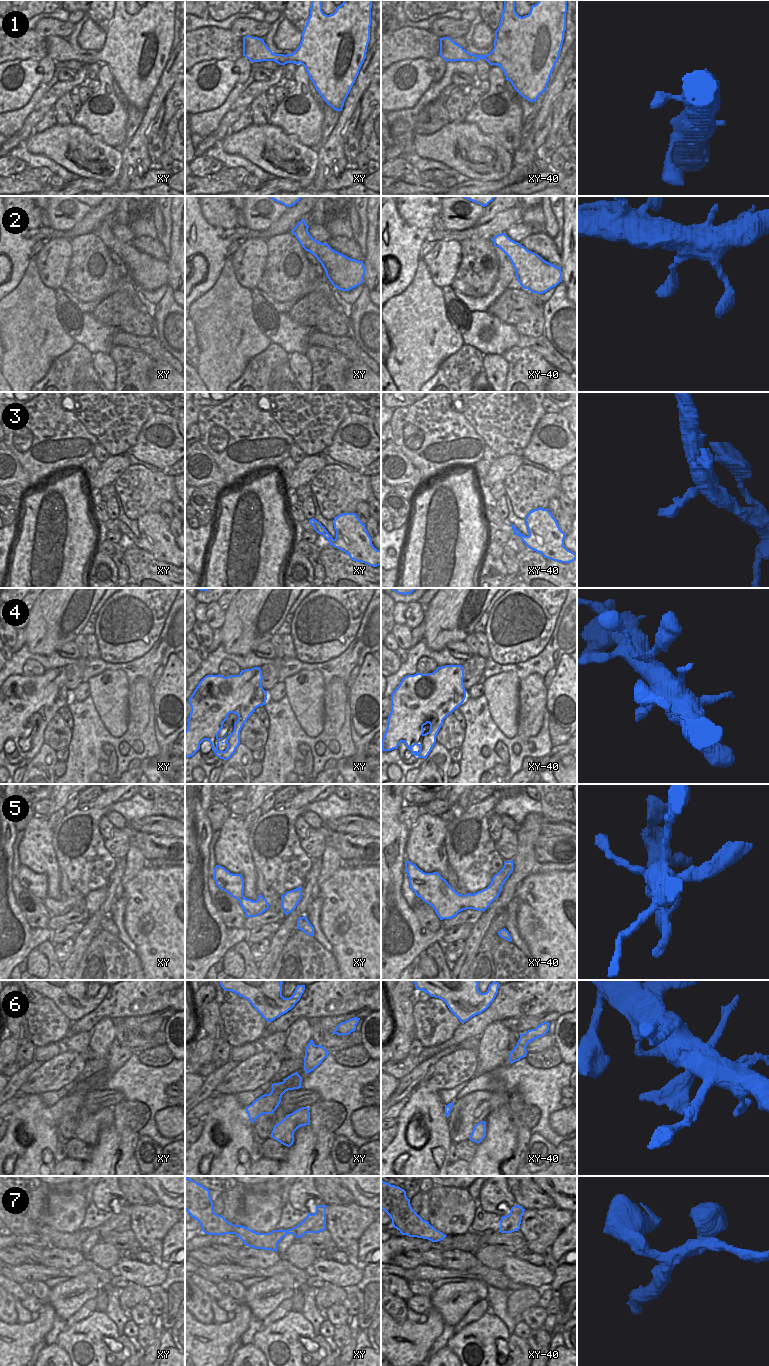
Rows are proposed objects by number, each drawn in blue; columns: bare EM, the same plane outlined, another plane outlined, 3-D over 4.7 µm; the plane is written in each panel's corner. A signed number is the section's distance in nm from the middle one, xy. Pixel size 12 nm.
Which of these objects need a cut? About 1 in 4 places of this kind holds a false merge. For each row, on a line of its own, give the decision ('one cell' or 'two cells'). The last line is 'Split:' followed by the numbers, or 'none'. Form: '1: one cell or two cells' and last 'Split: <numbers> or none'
1: one cell
2: one cell
3: one cell
4: one cell
5: one cell
6: one cell
7: one cell
Split: none

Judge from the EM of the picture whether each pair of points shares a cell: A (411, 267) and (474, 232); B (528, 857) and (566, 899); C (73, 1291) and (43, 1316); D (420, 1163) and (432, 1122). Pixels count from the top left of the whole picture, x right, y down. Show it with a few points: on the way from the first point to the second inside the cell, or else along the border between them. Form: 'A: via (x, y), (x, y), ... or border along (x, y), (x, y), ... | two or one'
A: via (412, 247), (424, 235), (454, 235) | one
B: border along (536, 869), (530, 872), (518, 885) | two
C: border along (47, 1303), (52, 1307), (56, 1315) | two
D: via (425, 1153), (432, 1143), (432, 1132) | one

